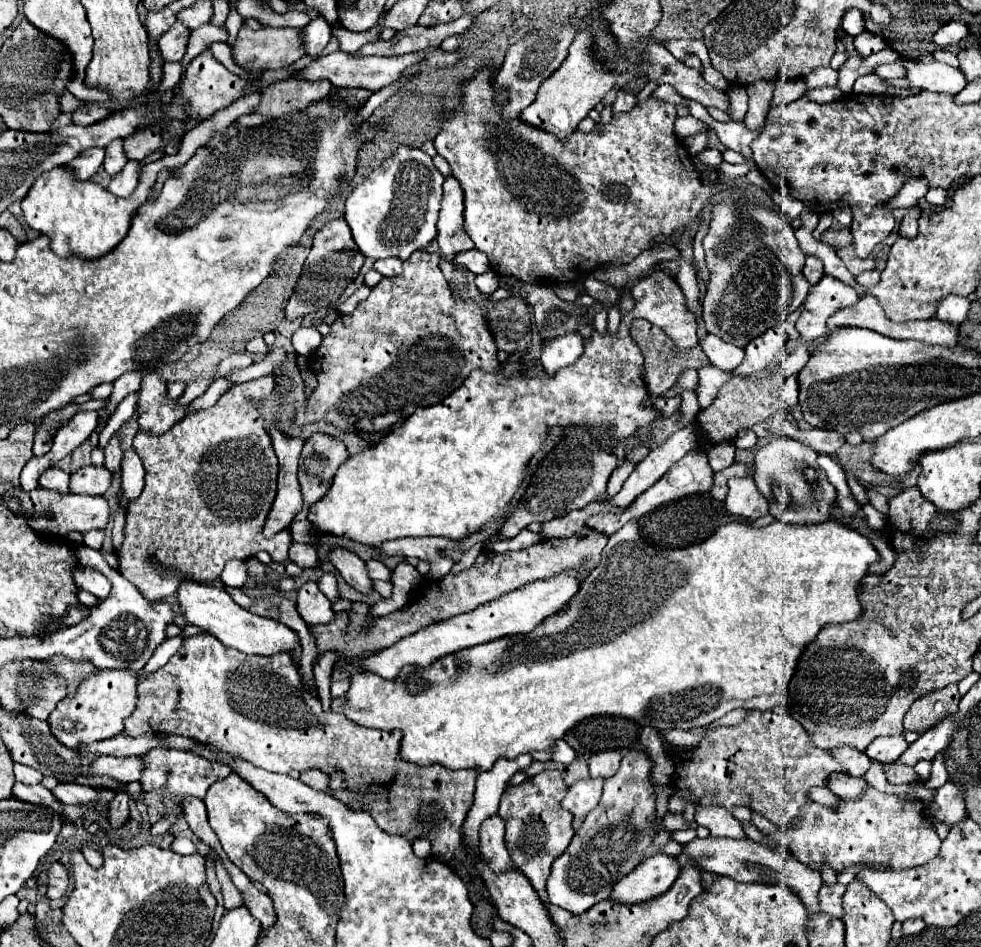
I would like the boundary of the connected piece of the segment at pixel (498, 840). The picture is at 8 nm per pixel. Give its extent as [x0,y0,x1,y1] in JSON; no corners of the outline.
[479,814,517,874]

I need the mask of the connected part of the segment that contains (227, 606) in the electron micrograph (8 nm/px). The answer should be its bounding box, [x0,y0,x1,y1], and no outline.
[177,580,299,656]

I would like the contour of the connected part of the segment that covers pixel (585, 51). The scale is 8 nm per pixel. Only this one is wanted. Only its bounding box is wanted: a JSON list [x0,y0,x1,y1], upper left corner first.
[519,32,617,138]

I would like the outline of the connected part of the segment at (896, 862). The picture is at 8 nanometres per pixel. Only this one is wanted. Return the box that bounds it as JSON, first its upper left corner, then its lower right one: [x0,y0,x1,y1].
[771,788,941,870]

